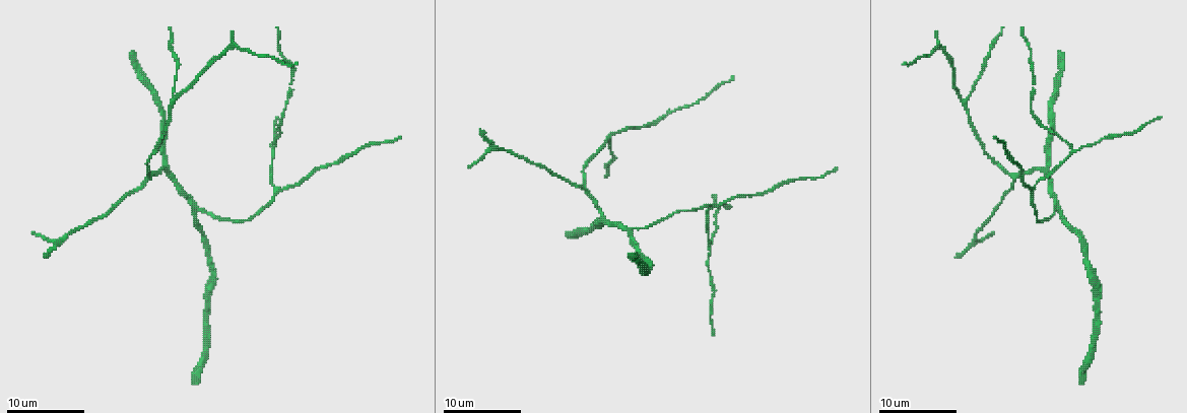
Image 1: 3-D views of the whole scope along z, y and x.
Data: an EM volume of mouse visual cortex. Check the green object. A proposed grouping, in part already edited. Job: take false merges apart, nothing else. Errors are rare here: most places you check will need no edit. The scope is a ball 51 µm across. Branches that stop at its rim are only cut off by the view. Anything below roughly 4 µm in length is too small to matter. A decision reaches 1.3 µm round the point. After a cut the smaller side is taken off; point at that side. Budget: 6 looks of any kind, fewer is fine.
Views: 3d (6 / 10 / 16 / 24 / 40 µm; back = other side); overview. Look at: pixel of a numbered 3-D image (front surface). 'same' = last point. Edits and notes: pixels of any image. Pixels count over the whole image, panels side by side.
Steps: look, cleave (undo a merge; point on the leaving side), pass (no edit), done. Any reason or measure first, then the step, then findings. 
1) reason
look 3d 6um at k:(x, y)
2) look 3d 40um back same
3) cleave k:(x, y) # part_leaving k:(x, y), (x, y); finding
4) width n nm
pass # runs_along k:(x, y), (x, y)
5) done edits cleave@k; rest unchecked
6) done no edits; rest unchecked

two arms in line, one across
look 3d 6um at 1:(174, 101)

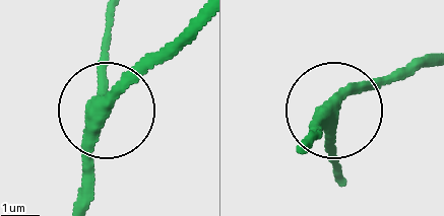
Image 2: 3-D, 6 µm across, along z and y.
pass # runs_along 2:(305, 147), (334, 112), (337, 173); one neuron here

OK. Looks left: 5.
a fork
look 3d 10um at 1:(1013, 178)

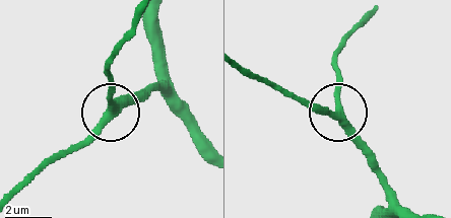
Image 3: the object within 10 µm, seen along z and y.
width 310 nm
pass # runs_along 3:(399, 205), (370, 146), (337, 114), (302, 101); all the same neuron

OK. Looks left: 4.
three-way junction
look 3d 6um at 1:(1043, 168)

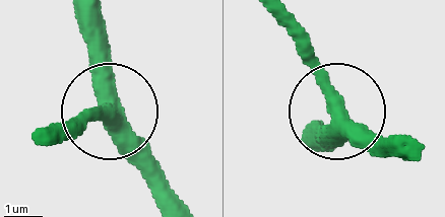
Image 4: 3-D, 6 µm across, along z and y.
look 3d 6um back at 4:(110, 112)

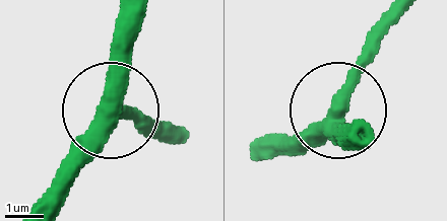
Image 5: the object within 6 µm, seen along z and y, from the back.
width 440 nm
pass # one neuron here

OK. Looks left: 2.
done no edits; rest unchecked

